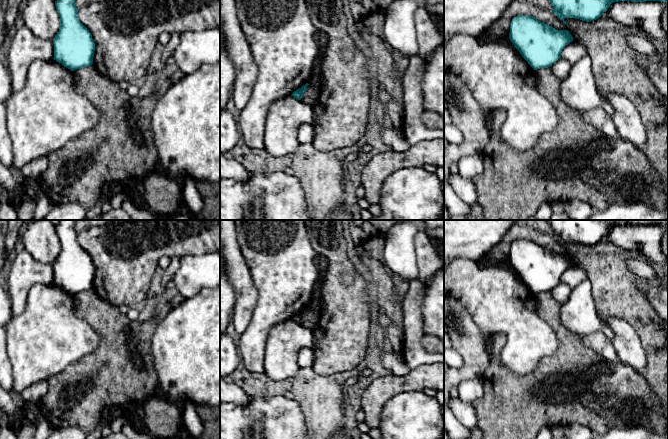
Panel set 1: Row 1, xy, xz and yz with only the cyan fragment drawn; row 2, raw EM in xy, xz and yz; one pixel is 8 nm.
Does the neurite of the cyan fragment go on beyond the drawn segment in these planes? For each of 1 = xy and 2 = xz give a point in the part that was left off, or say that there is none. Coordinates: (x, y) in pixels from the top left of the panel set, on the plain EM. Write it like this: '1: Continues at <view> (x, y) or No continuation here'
1: No continuation here
2: No continuation here

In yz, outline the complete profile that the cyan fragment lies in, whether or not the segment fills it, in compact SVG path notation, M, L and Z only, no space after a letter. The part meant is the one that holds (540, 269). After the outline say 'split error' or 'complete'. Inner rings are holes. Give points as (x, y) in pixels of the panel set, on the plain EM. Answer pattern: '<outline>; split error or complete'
M518 239L512 243L509 263L534 294L551 291L561 281L565 270L573 265L568 254L555 253L529 239Z; complete

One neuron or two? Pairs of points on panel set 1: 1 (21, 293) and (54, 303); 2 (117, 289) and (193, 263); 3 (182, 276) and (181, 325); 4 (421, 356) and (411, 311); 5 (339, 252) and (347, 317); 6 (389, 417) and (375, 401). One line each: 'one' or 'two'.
1: two
2: two
3: two
4: one
5: one
6: two

